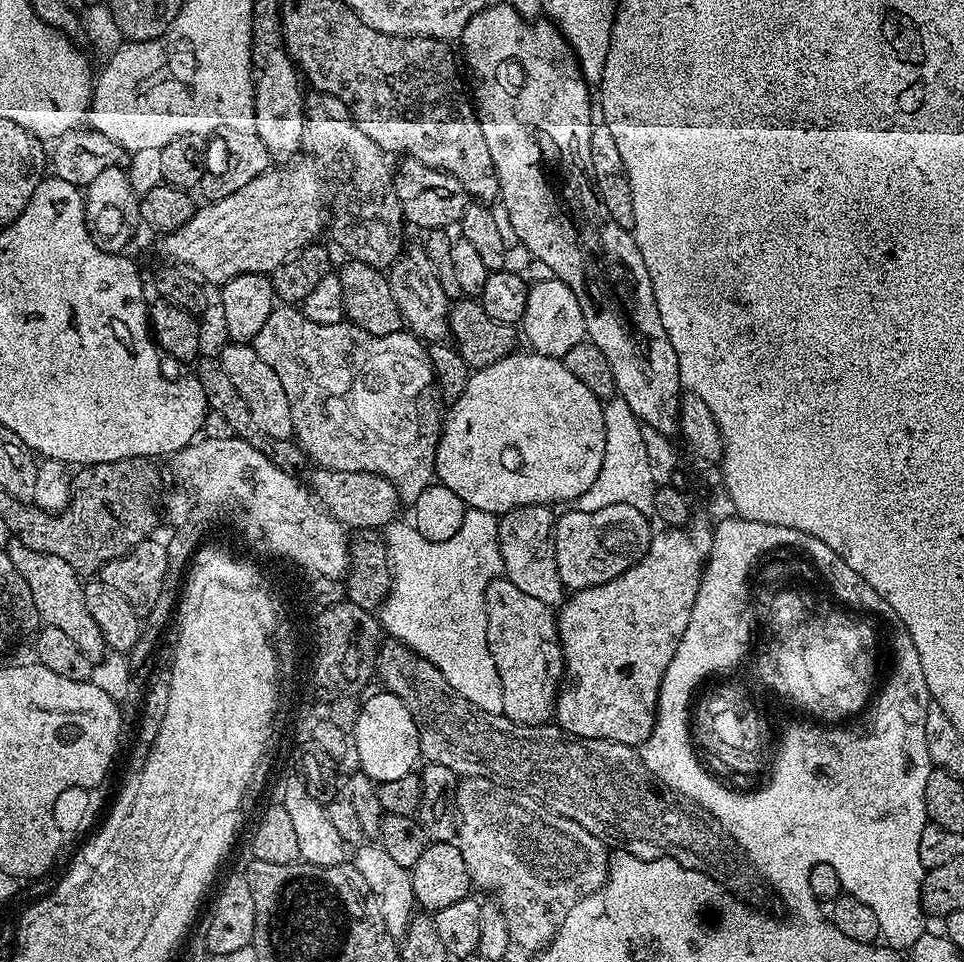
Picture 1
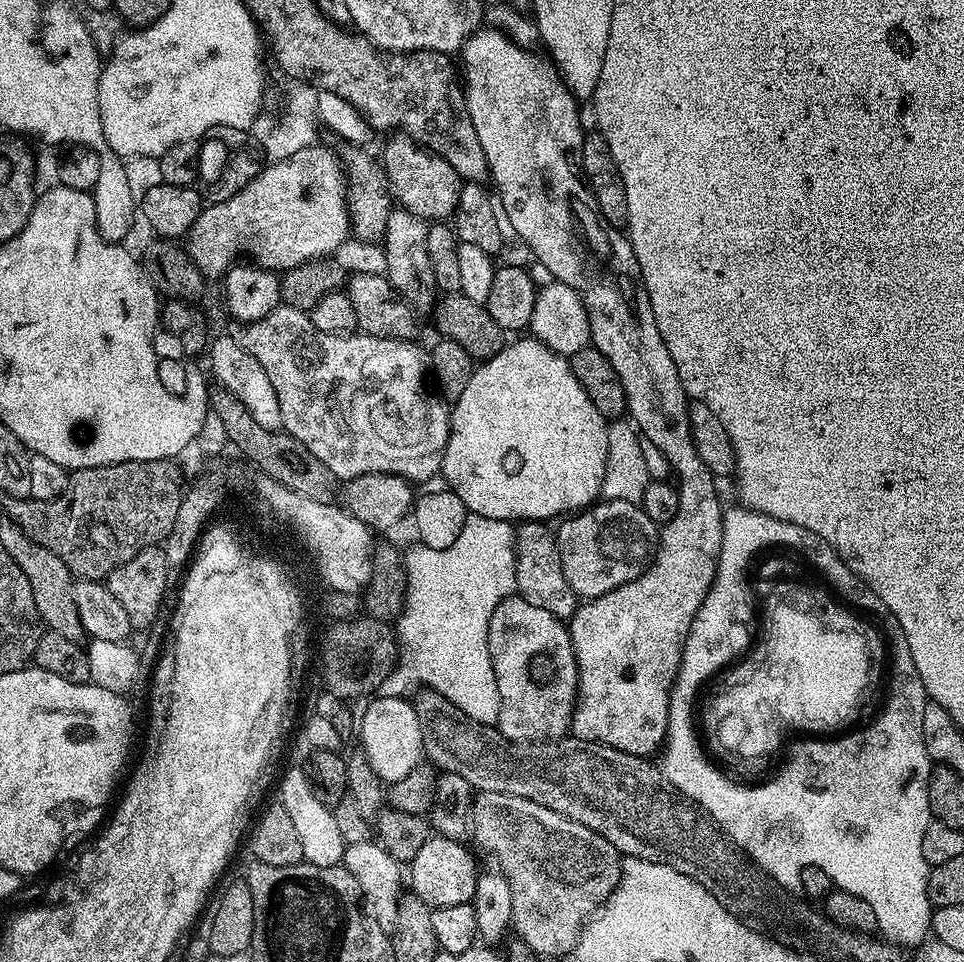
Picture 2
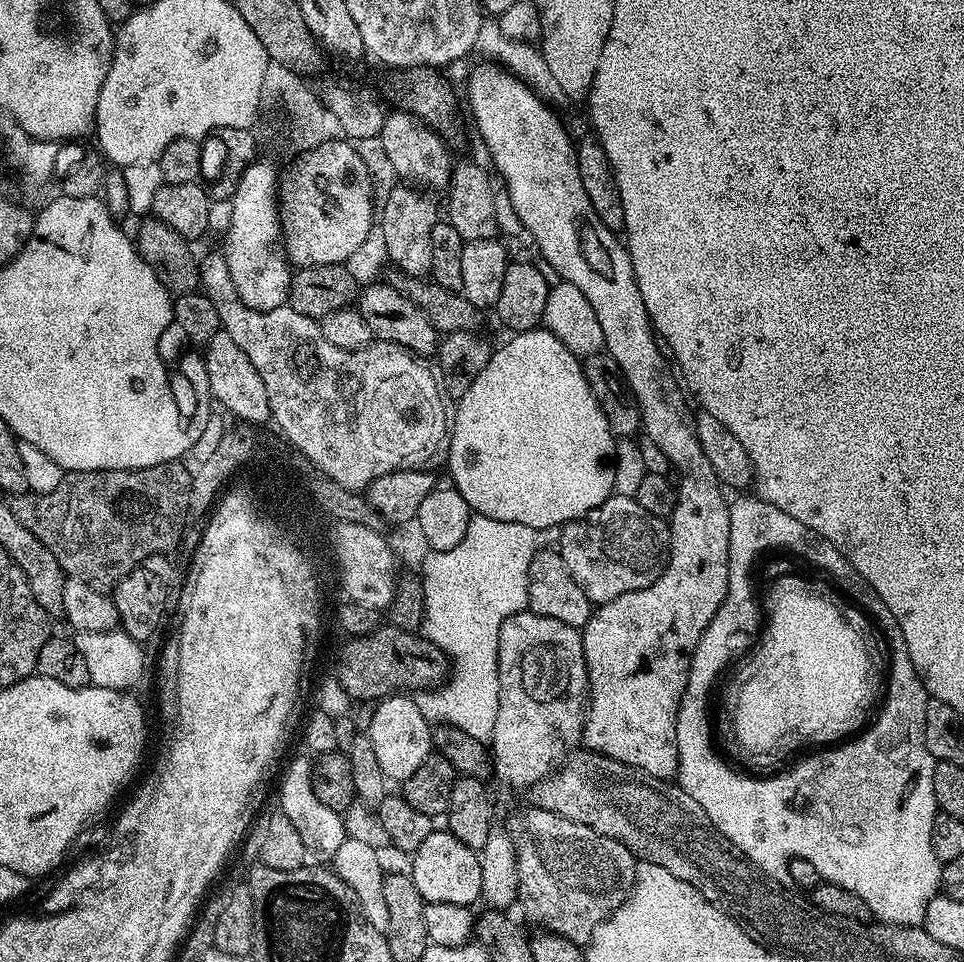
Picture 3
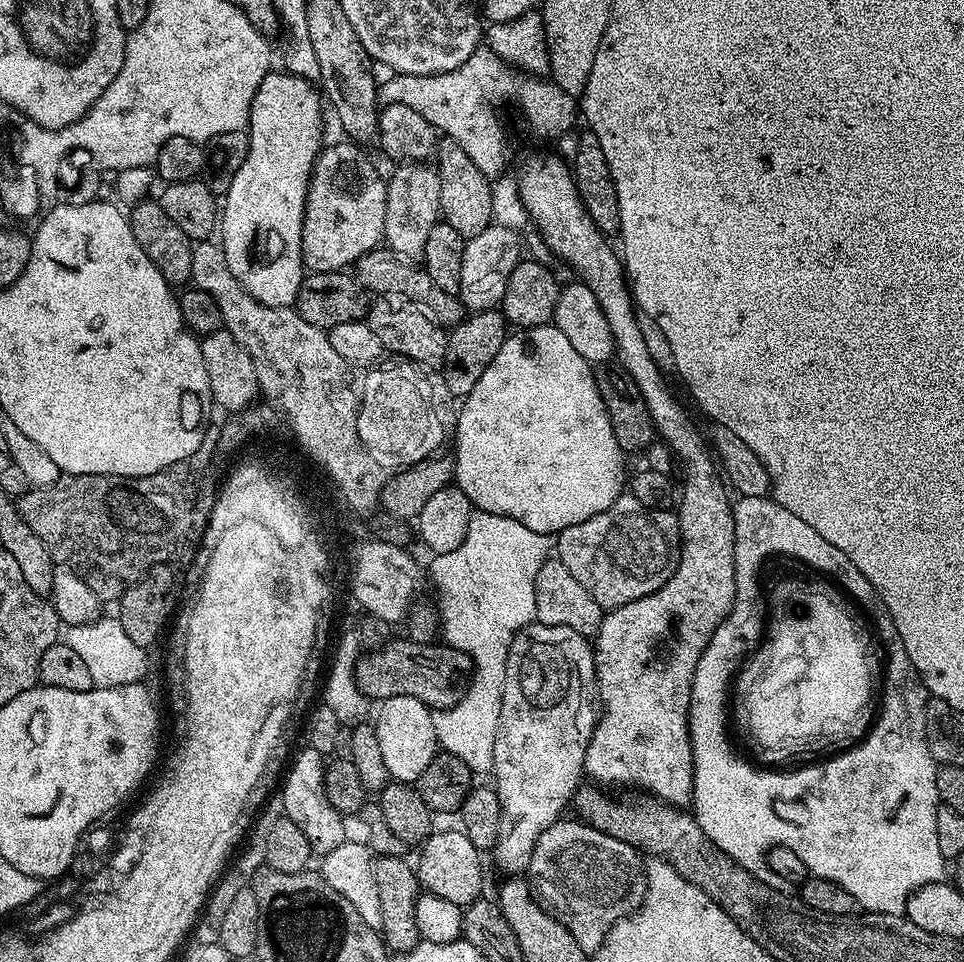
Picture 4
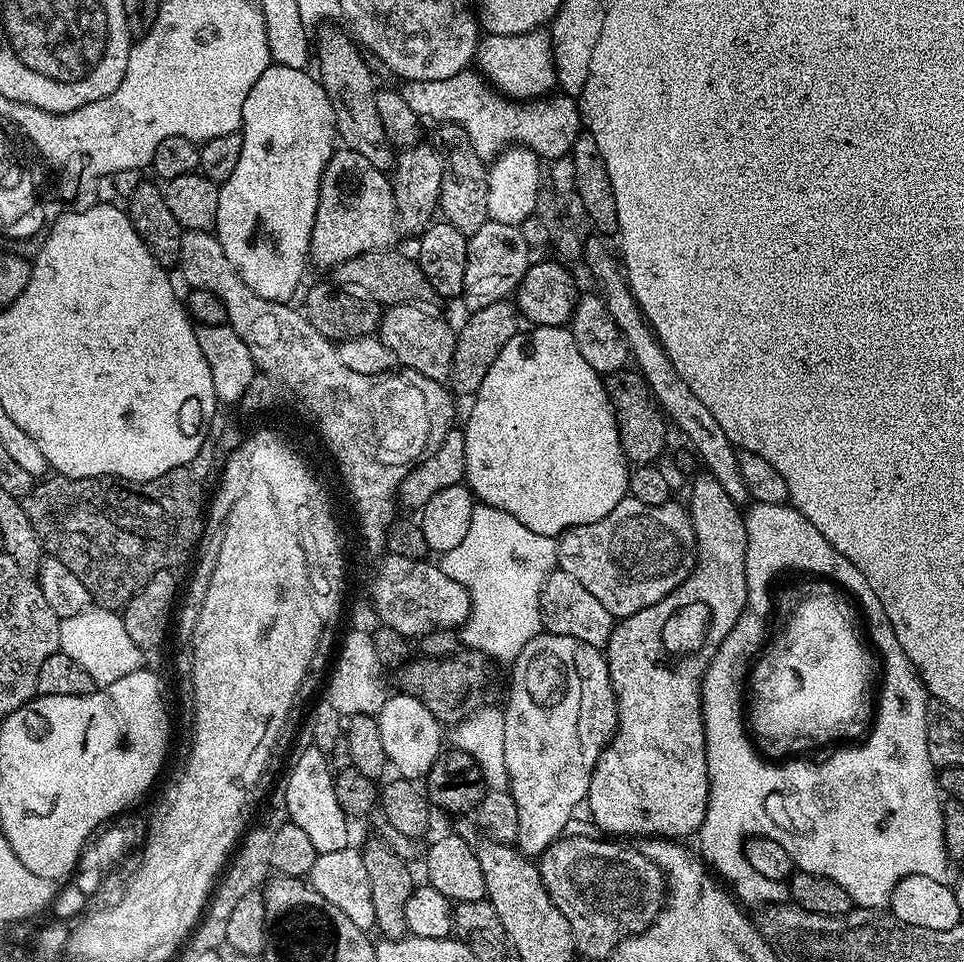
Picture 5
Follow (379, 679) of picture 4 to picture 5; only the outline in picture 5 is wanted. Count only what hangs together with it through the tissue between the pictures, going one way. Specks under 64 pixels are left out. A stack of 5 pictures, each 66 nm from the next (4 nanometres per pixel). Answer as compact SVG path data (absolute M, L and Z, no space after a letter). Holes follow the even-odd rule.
M472 652L472 660L459 660L453 654L447 658L409 659L399 669L400 684L409 696L416 696L430 714L444 726L455 726L474 712L480 711L485 703L484 691L488 688L489 661L481 652Z

